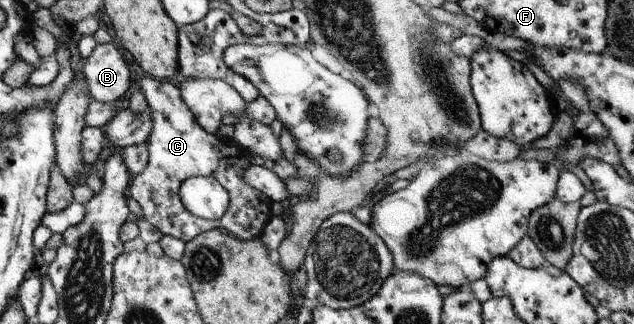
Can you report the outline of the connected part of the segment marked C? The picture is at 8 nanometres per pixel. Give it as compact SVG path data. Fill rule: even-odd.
M148 76L136 78L132 82L132 85L134 88L138 88L142 96L144 96L148 106L148 114L150 114L150 134L144 140L147 154L146 168L140 174L131 178L132 182L129 182L126 191L126 194L140 206L143 219L148 224L152 224L162 235L176 238L184 244L190 242L190 240L194 240L198 234L204 234L204 232L208 232L208 230L214 228L222 228L238 240L259 238L264 226L272 217L271 202L262 192L258 192L252 186L248 186L244 182L244 178L242 178L244 168L251 165L248 159L249 153L244 148L239 147L232 139L224 140L218 137L217 133L210 134L204 132L196 124L196 120L190 114L190 110L186 108L186 104L182 102L177 86L170 84L170 82L161 82L154 78L148 78ZM198 176L213 177L228 192L229 202L226 212L218 220L204 220L189 214L177 198L182 181Z

